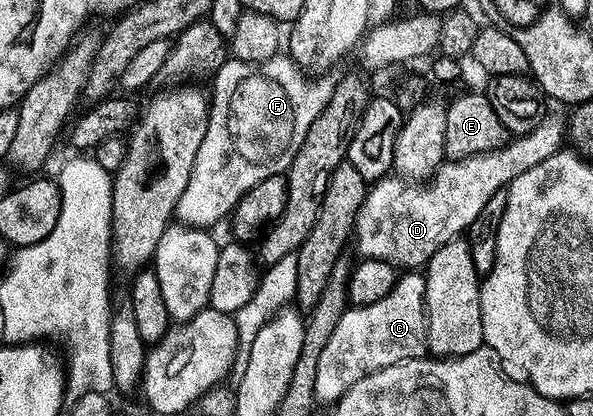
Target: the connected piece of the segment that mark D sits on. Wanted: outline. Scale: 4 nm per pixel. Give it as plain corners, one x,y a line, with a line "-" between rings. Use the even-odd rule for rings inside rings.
548,114
542,122
525,135
508,140
503,146
489,150
485,154
456,160
446,160
427,182
412,181
400,175
384,176
368,190
367,197
358,211
355,222
355,242
359,245
359,255
362,258
389,260
395,266
407,269
417,269
424,266
429,257
451,239
458,238
470,230
481,209
489,201
493,193
504,190
507,186
541,161
547,160
558,152
565,141
564,120

